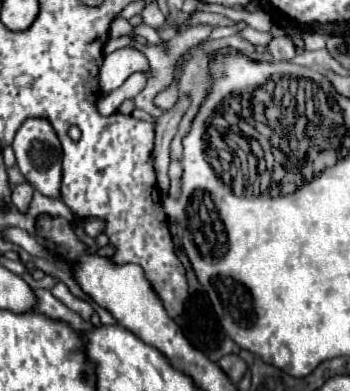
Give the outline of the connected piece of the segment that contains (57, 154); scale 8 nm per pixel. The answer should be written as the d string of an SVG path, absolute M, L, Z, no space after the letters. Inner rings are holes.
M28 118L16 132L12 142L16 164L26 180L46 196L58 198L60 196L60 182L62 182L62 146L56 138L54 128L44 118Z

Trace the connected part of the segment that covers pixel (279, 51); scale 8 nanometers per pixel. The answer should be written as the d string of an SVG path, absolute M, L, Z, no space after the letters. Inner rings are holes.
M288 36L274 38L268 44L268 50L270 50L274 60L292 60L296 56L296 46L294 46L294 42Z

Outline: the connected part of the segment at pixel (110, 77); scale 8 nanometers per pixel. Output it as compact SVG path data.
M120 48L104 58L104 64L100 68L100 90L104 94L120 88L124 80L140 70L148 70L148 62L142 52L134 48Z

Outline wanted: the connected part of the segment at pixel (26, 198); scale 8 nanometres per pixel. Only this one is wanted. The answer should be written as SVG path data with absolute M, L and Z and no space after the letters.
M30 184L14 186L12 204L18 208L18 212L22 212L22 214L28 212L28 206L30 206L30 200L32 200L32 192L34 192L34 188Z

